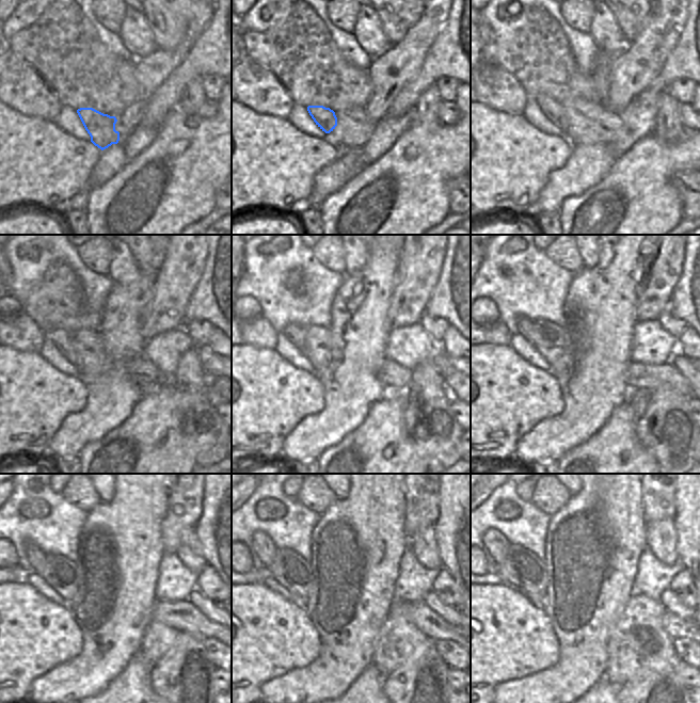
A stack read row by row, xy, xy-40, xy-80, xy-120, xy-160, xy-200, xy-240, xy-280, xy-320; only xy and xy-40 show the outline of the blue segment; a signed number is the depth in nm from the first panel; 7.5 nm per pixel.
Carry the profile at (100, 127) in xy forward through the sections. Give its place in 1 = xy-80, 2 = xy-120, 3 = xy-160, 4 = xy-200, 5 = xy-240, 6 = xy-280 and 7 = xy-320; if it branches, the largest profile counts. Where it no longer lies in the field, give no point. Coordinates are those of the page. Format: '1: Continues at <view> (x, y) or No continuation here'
1: Continues at xy-80 (552, 109)
2: Continues at xy-120 (63, 339)
3: Continues at xy-160 (296, 333)
4: Continues at xy-200 (525, 326)
5: Continues at xy-240 (35, 556)
6: Continues at xy-280 (265, 548)
7: Continues at xy-320 (494, 542)

